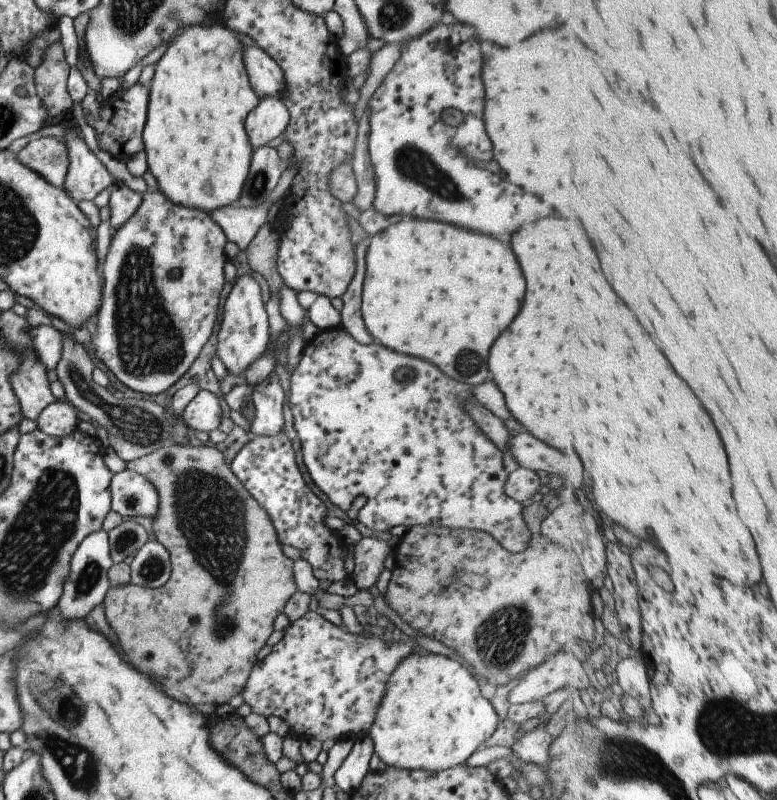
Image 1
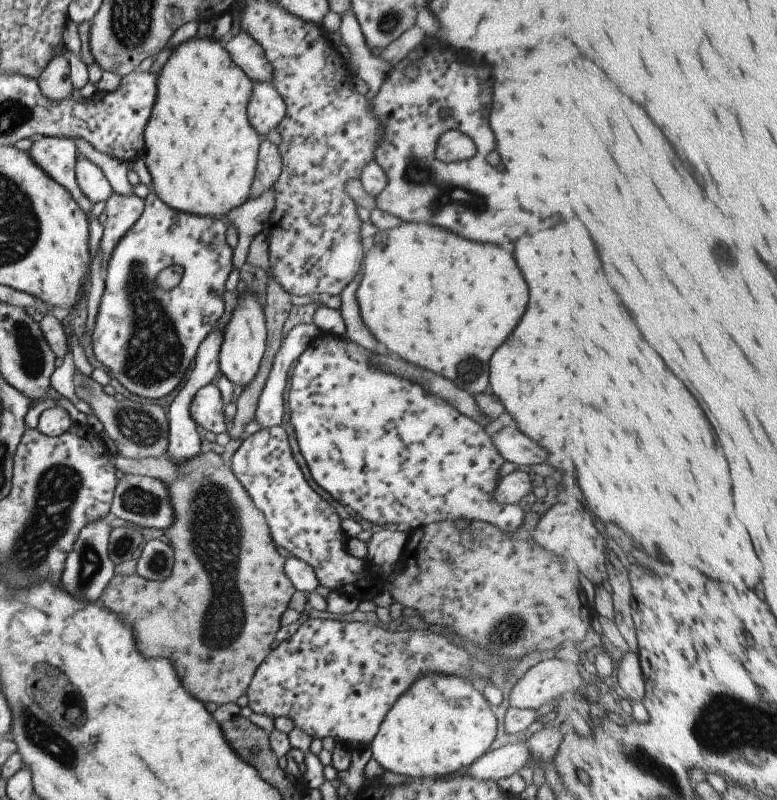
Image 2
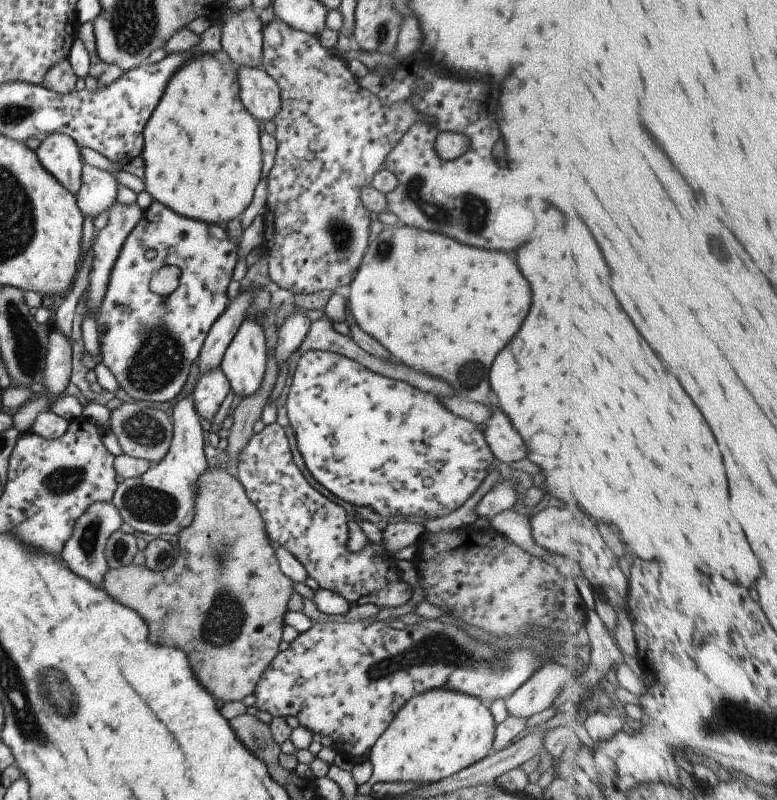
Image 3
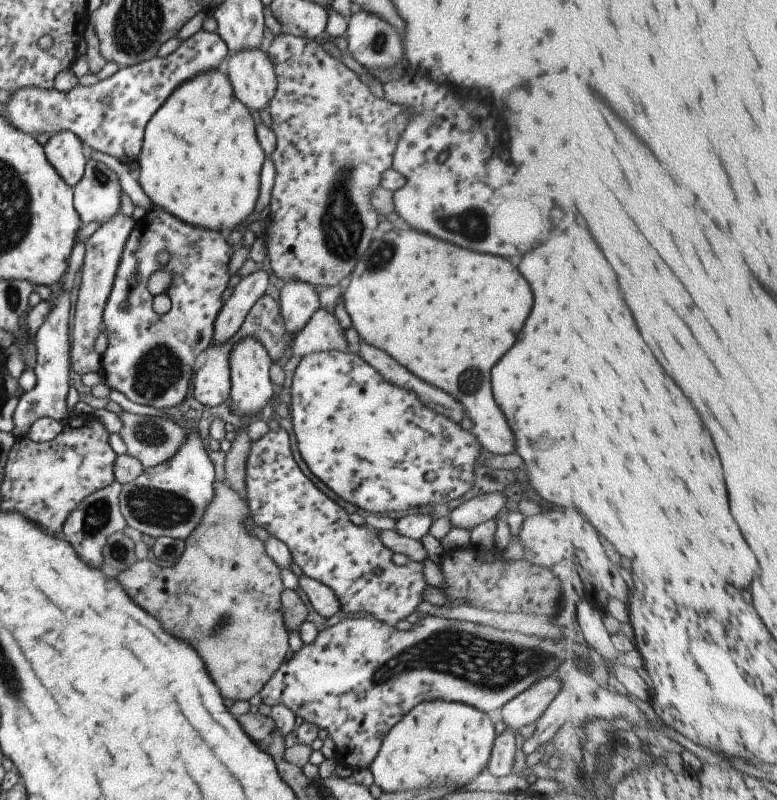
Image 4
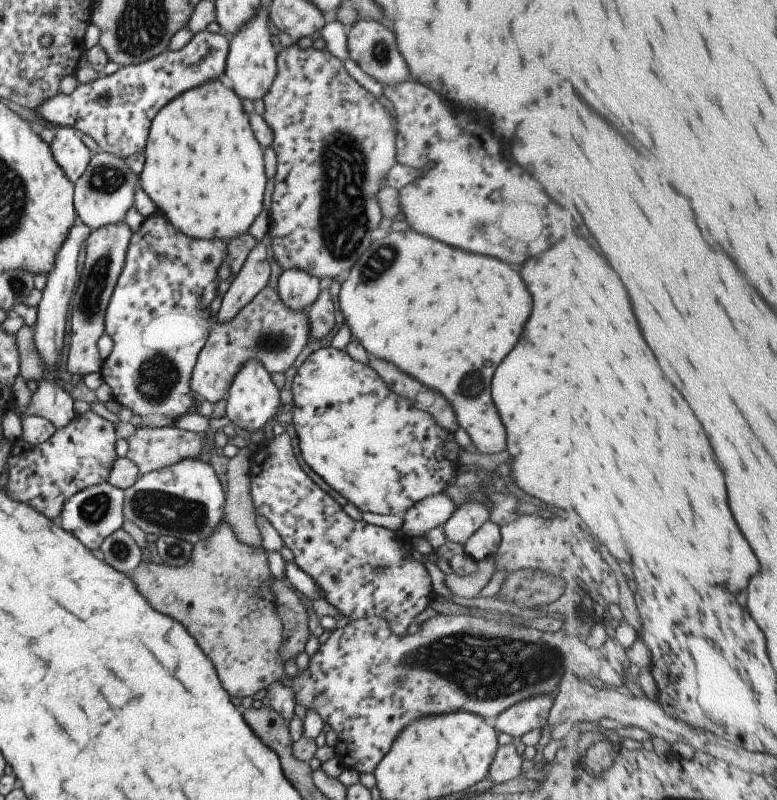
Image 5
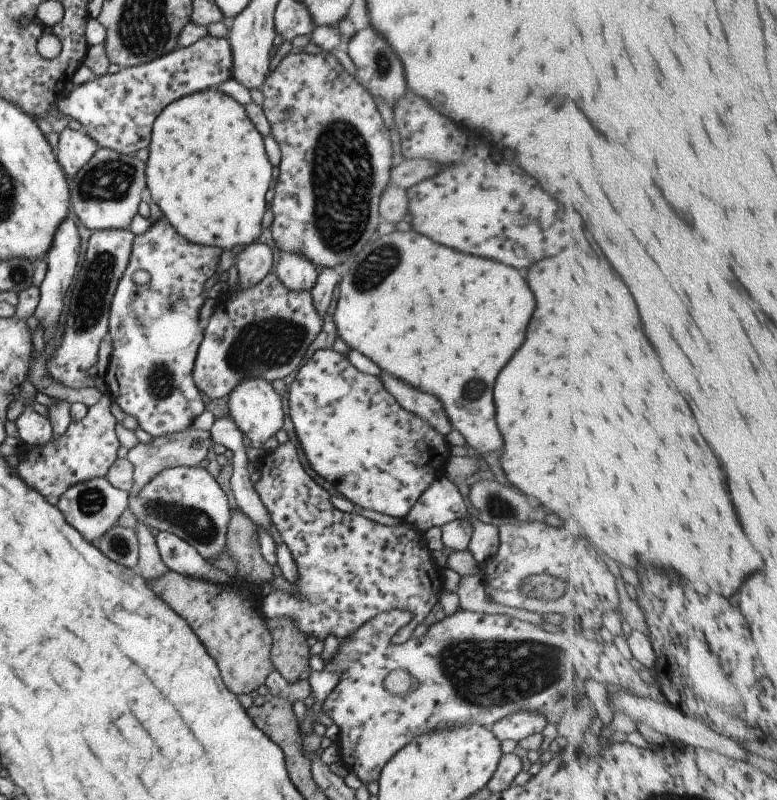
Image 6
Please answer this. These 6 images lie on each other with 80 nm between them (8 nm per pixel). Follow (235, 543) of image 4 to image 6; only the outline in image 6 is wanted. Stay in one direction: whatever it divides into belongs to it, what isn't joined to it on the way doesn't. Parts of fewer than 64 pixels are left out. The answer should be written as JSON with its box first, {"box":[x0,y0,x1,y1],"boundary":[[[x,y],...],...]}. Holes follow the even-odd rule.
{"box":[147,547,274,694],"boundary":[[[225,547],[214,559],[205,559],[216,570],[223,571],[230,583],[209,582],[207,579],[191,579],[189,575],[179,574],[178,572],[168,570],[161,574],[160,577],[147,581],[151,592],[155,592],[155,596],[159,596],[177,616],[181,616],[189,628],[193,630],[193,634],[199,638],[199,642],[203,644],[205,652],[217,662],[221,680],[225,686],[229,686],[229,690],[233,694],[245,694],[255,690],[257,686],[264,684],[265,677],[274,670],[270,659],[270,650],[272,648],[272,636],[270,630],[265,624],[260,612],[260,600],[263,598],[261,583],[246,583],[238,579],[236,573],[236,562],[232,559],[230,552]]]}

